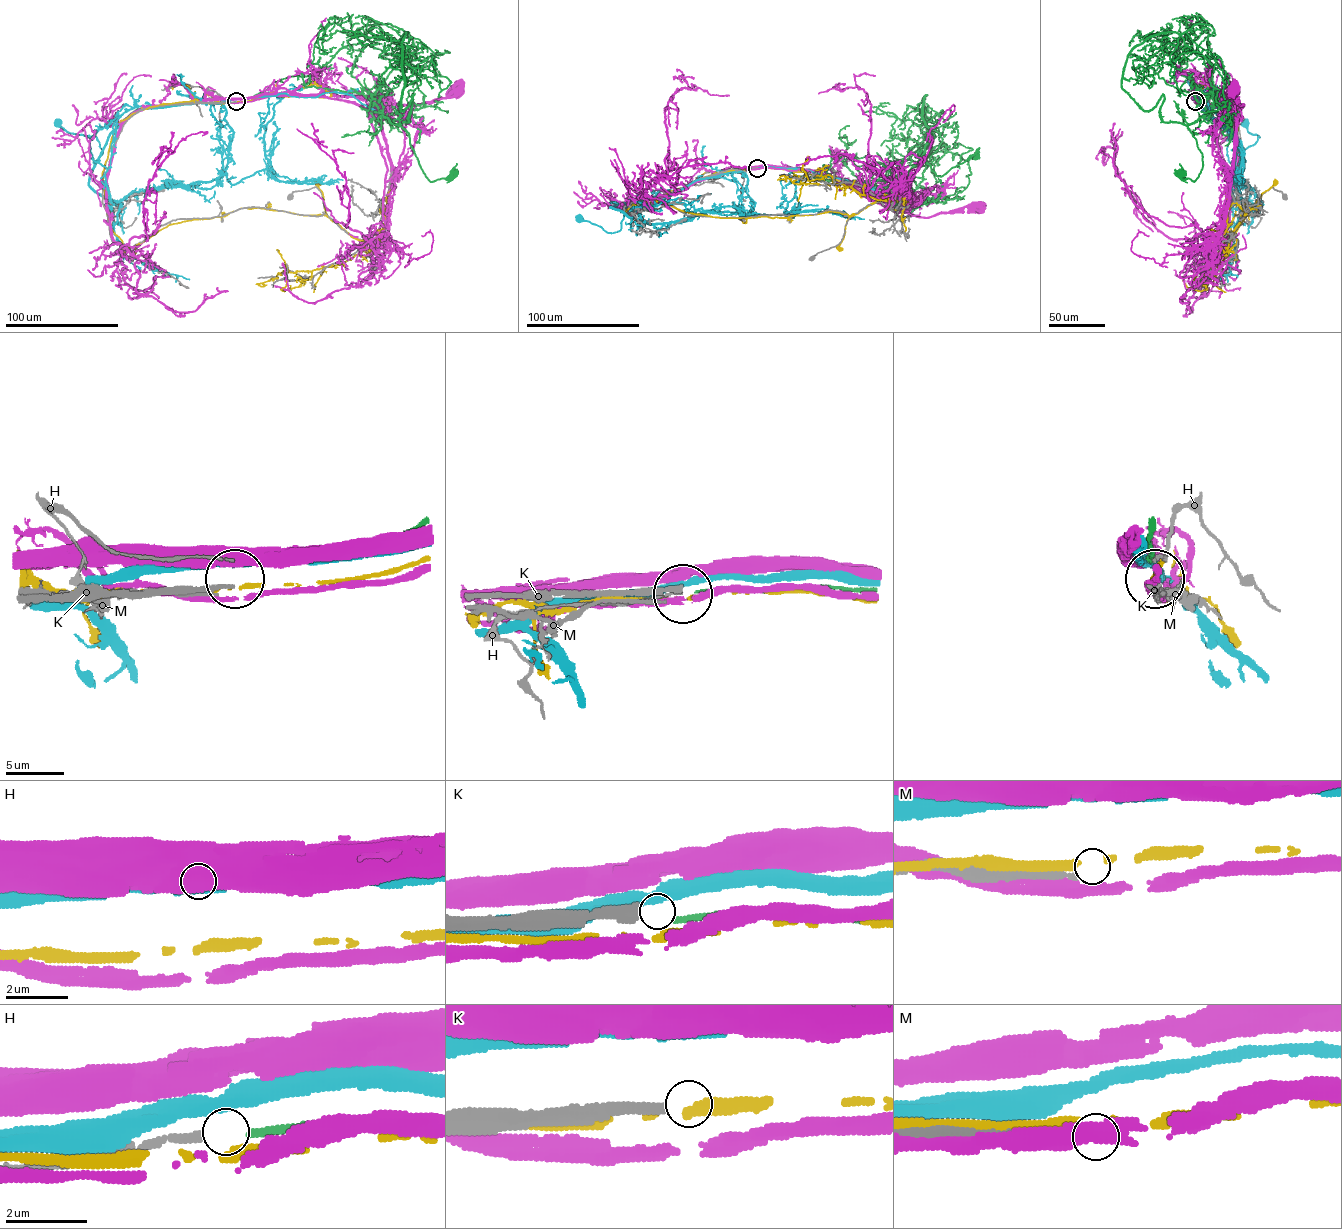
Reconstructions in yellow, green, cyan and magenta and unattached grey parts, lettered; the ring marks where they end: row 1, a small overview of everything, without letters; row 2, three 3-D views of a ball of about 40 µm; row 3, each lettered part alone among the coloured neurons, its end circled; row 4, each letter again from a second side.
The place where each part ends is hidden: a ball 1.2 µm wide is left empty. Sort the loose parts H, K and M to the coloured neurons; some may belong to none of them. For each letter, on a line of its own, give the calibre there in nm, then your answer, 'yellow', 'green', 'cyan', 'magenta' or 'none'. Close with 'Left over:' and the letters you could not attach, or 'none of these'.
H: 200 nm thick; none
K: 320 nm thick; none
M: 220 nm thick; none
Left over: H, K, M

